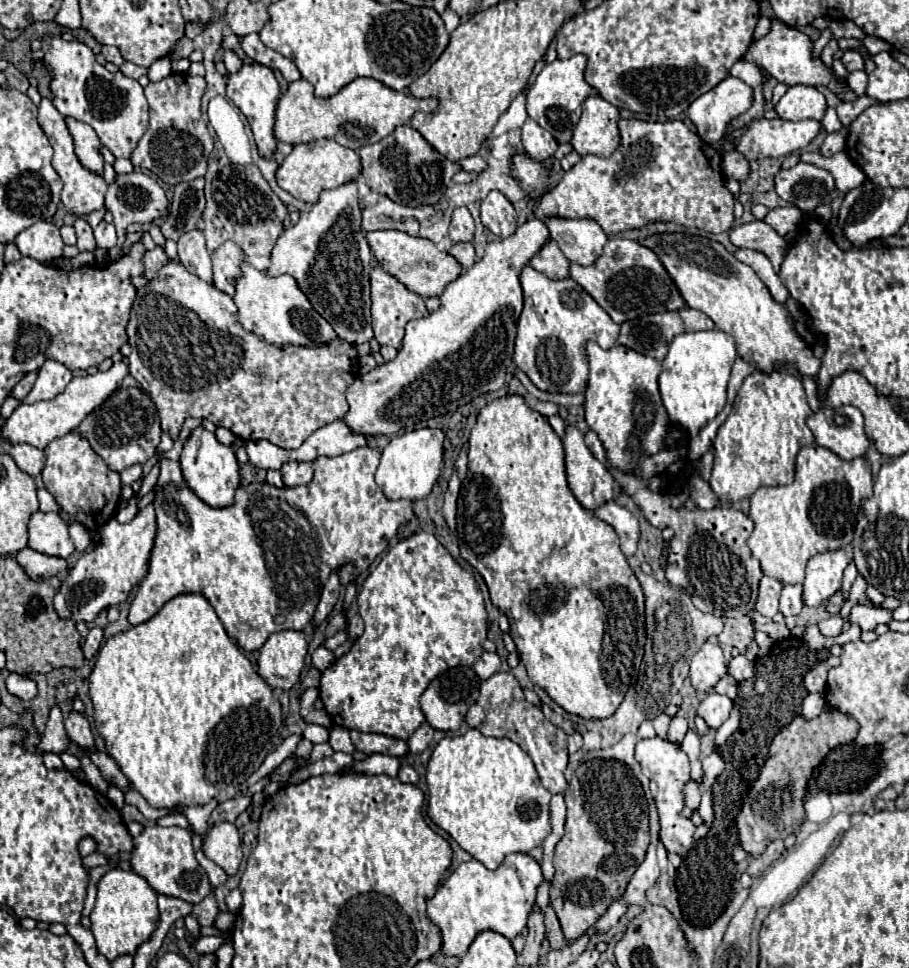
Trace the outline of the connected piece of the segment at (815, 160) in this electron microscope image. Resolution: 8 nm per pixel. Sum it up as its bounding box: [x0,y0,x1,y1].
[800,151,866,193]

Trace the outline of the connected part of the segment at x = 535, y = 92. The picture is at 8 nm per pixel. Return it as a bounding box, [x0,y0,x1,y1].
[526,55,594,143]

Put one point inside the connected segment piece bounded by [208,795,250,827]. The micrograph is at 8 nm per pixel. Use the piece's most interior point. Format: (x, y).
(228, 810)

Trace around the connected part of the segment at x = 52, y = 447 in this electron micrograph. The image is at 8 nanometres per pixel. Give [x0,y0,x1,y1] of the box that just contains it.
[42,431,120,531]

